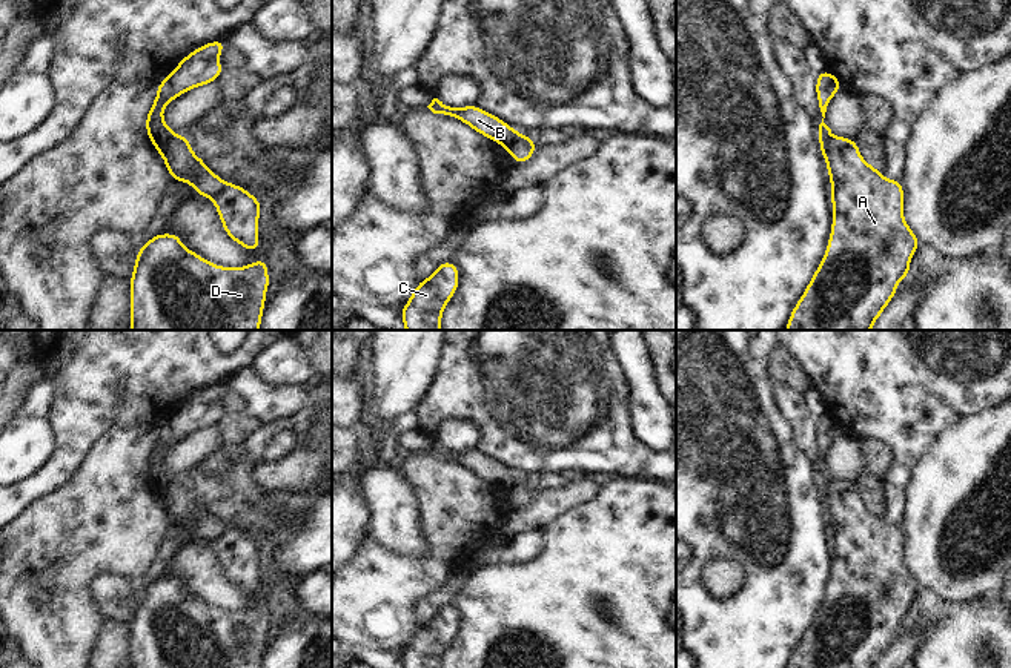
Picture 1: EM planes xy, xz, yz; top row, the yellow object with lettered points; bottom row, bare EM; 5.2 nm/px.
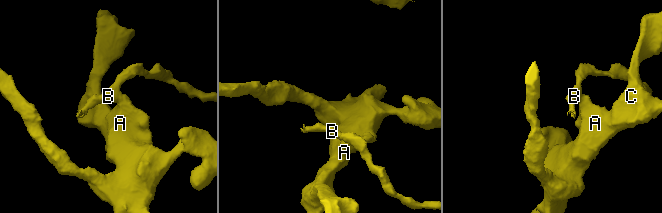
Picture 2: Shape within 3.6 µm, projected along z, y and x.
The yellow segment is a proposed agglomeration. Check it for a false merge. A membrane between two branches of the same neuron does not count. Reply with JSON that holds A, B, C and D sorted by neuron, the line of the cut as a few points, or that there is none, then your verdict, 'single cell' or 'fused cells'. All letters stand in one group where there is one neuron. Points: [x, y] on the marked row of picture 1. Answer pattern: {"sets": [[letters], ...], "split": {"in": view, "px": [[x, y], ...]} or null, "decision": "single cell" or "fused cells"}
{"sets": [["A", "C", "D"], ["B"]], "split": {"in": "xy", "px": [[174, 134], [162, 155]]}, "decision": "fused cells"}

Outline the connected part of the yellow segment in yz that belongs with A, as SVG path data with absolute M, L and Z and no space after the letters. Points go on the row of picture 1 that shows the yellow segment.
M831 137L825 163L831 183L831 233L785 330L871 330L897 293L899 281L910 278L910 263L920 240L903 218L902 178L888 180L879 167L867 164L854 138Z

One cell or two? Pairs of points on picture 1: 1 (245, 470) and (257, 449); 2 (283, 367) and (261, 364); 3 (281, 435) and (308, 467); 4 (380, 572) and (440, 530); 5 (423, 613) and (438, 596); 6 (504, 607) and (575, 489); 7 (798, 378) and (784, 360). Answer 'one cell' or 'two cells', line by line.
1: two cells
2: one cell
3: two cells
4: one cell
5: one cell
6: two cells
7: one cell

